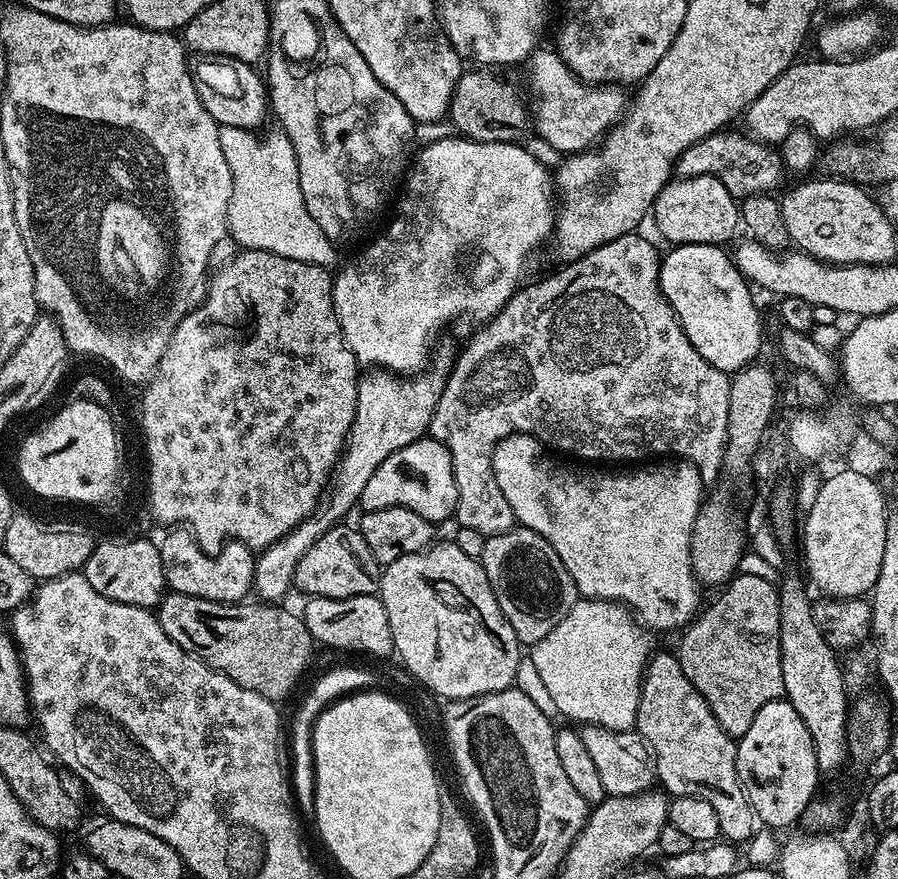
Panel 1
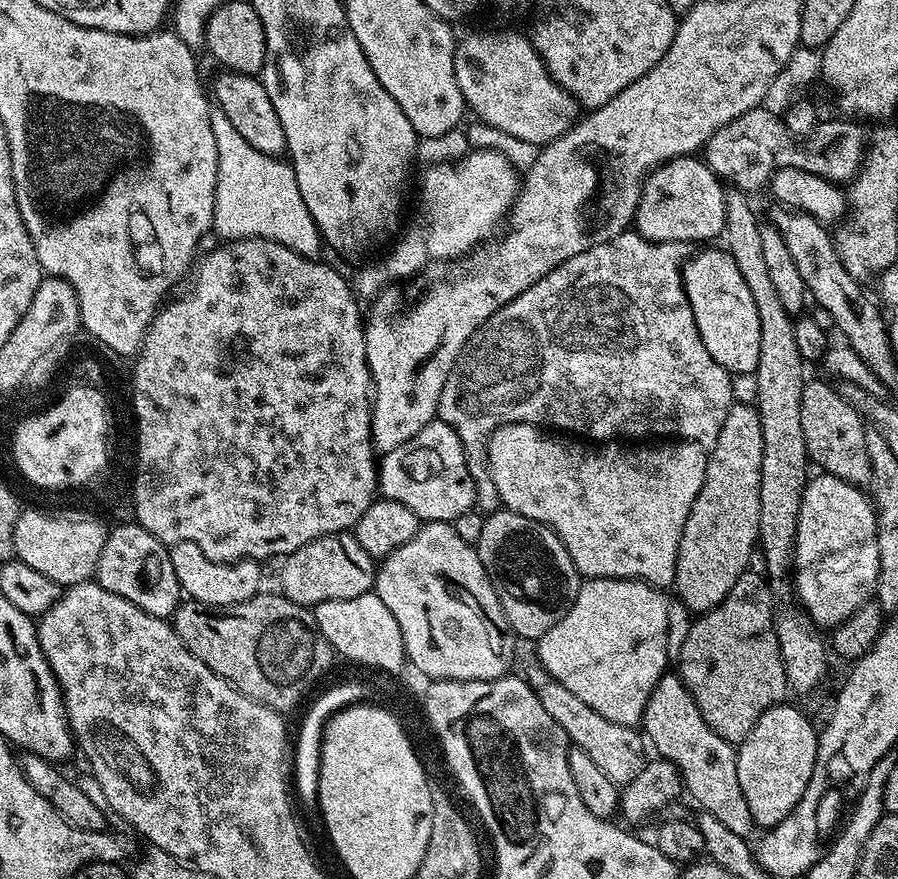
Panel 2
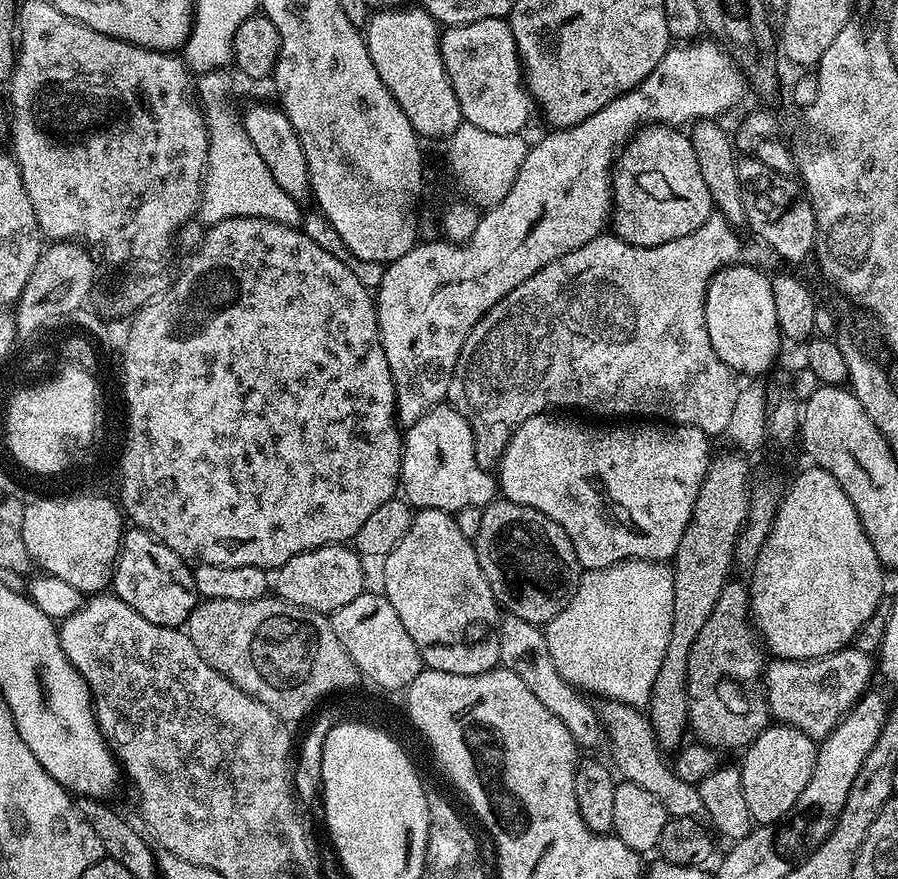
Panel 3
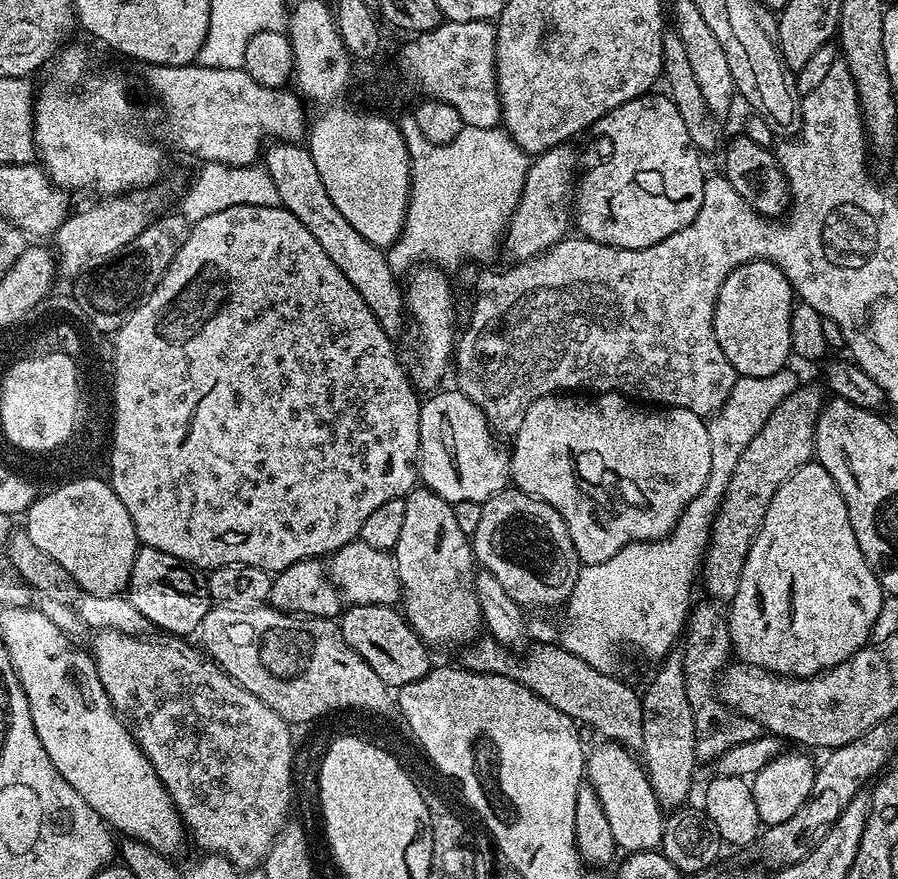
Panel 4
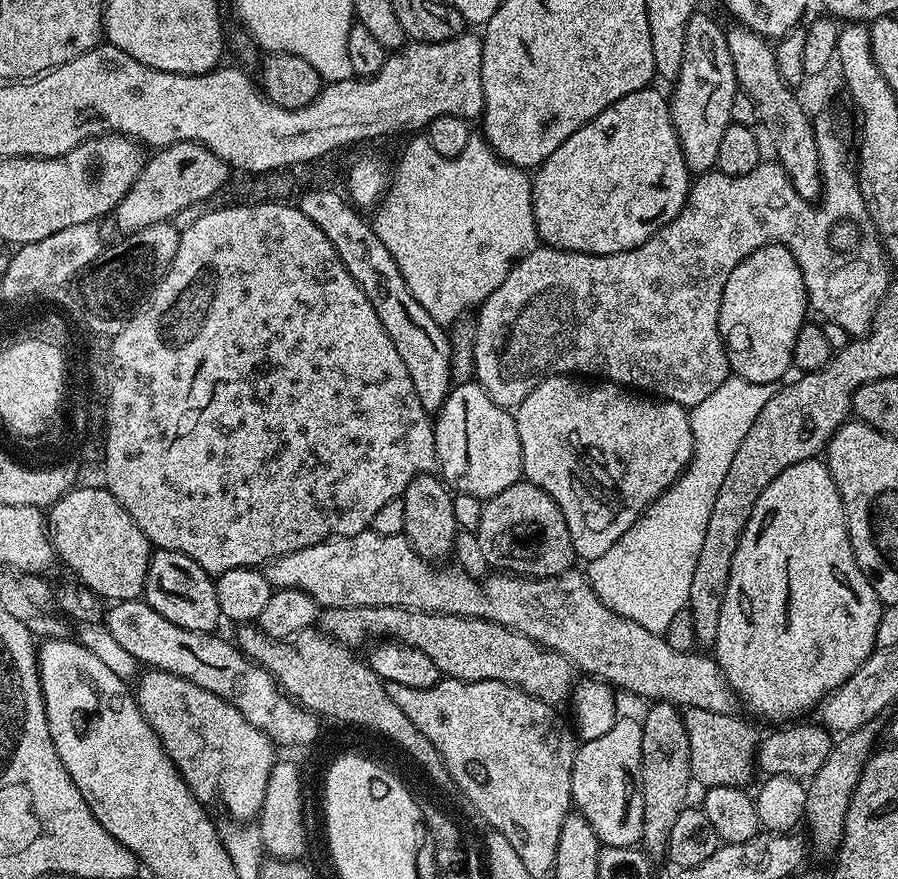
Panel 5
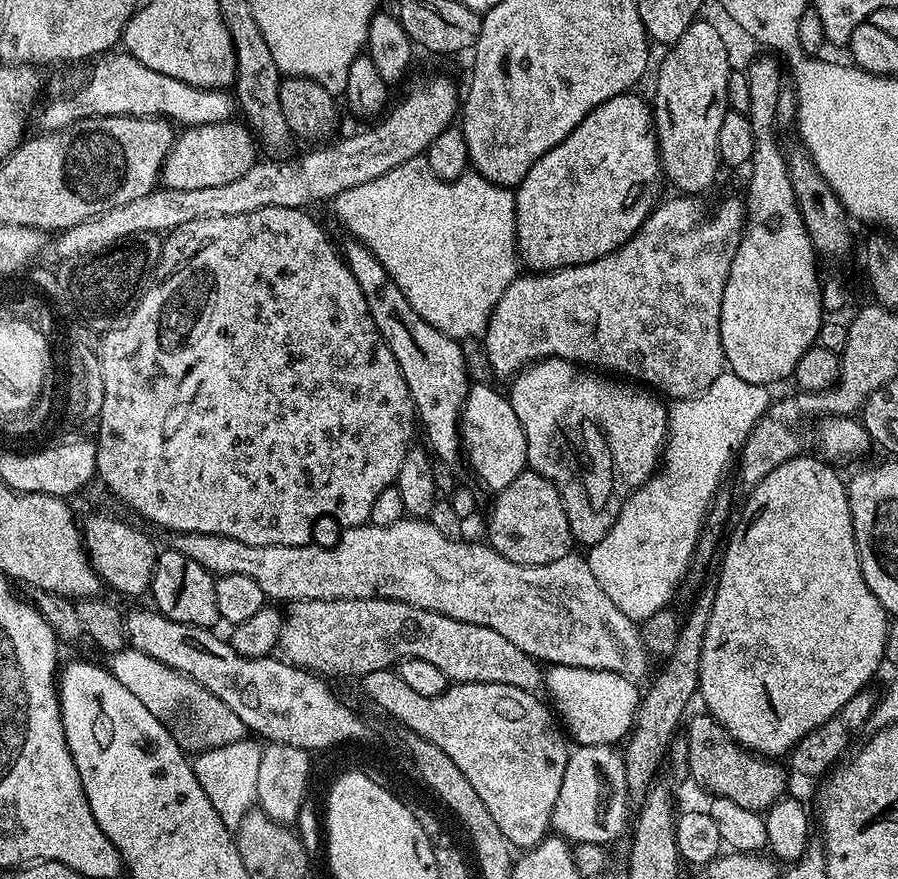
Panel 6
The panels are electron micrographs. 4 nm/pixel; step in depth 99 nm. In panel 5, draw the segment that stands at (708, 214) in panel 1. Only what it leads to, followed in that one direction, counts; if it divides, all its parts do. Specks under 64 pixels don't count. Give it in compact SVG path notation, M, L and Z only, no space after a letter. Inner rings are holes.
M656 86L634 90L634 94L626 94L626 98L606 106L606 110L602 110L602 114L598 114L593 120L586 122L586 126L582 126L574 134L570 134L570 138L566 138L566 142L562 142L562 146L558 146L558 150L554 150L554 154L550 154L550 158L546 158L544 163L535 169L532 176L532 209L534 210L534 222L539 243L550 248L567 252L581 252L591 256L629 252L645 244L659 228L665 228L670 221L678 218L678 214L683 210L684 204L688 200L689 187L688 163L682 154L678 134L672 125L669 97L665 93L663 96Z

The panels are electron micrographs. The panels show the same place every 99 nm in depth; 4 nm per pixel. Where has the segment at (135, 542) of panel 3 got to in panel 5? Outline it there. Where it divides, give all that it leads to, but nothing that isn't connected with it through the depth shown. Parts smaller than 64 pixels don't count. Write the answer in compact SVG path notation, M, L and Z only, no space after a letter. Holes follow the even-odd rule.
M166 550L153 551L148 560L148 573L144 583L143 600L162 618L170 618L174 626L182 626L195 632L212 632L216 623L221 623L222 617L218 610L218 594L213 577L194 558L181 552Z

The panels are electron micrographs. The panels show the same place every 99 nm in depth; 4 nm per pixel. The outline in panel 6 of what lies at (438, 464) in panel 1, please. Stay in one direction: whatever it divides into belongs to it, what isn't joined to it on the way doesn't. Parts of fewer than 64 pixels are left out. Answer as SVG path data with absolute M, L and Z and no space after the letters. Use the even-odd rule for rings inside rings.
M473 383L469 387L460 411L460 443L466 464L468 460L477 478L489 488L489 493L495 494L510 486L510 482L528 468L522 422L518 422L518 414L514 414L514 406L507 395L488 384Z

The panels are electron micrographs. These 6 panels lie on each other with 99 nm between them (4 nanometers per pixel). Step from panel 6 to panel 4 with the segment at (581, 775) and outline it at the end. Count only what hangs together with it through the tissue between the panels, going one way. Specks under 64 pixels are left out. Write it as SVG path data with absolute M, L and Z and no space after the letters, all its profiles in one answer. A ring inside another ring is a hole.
M613 742L601 744L602 746L587 755L585 775L599 795L617 847L627 853L657 849L664 833L665 819L663 809L649 784L647 772L629 749Z

